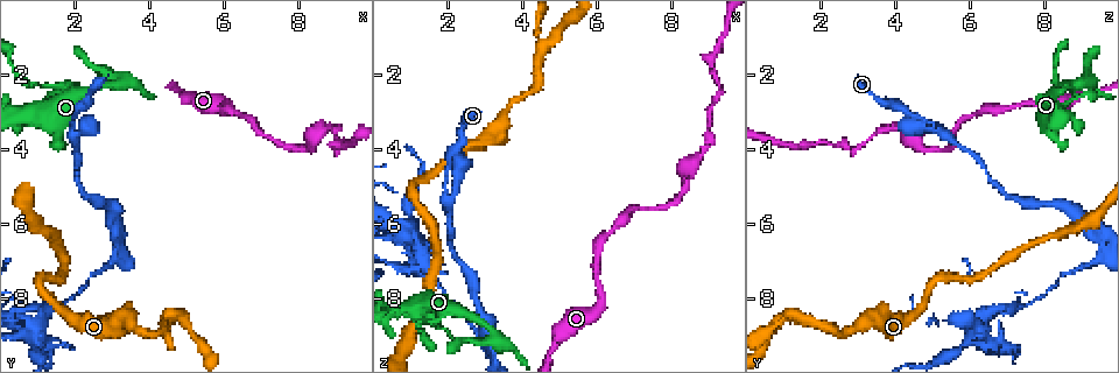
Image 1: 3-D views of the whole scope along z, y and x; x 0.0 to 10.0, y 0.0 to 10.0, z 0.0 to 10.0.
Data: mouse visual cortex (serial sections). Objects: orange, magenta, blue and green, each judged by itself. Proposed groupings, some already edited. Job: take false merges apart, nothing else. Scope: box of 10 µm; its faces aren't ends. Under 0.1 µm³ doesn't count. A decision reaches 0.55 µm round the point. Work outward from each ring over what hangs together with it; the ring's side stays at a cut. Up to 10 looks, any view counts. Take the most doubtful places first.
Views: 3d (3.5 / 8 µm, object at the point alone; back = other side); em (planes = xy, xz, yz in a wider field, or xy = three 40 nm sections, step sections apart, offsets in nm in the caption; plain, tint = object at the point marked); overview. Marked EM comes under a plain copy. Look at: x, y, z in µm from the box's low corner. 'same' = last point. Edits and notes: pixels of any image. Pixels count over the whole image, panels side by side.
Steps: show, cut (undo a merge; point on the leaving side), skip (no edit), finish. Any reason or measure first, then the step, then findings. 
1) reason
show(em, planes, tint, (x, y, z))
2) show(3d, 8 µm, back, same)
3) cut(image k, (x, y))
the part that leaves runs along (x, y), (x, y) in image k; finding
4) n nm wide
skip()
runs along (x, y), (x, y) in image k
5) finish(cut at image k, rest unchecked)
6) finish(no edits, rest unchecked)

three arms meet
show(3d, 3.5 µm, (4.55, 8.50, 1.25))

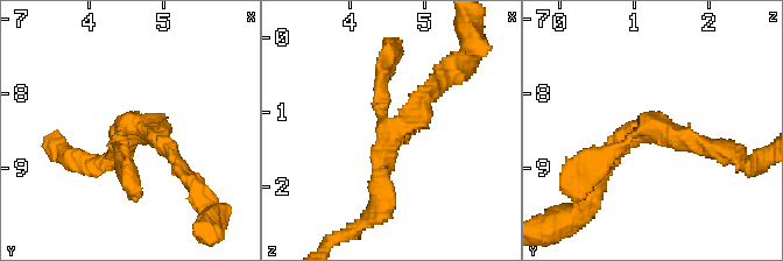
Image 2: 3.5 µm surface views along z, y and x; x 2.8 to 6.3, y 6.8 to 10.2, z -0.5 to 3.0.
arms of 150, 250, 250 nm
skip()
runs along (382, 199), (390, 134), (437, 86) in image 2; all the same cell

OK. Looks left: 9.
branch point
show(3d, 3.5 µm, (1.95, 3.65, 5.30))

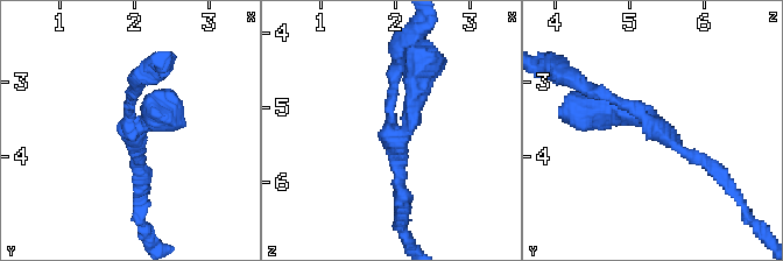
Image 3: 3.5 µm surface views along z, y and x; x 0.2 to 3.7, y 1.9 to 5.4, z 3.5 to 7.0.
3 arms; arms of 150, 200, 250 nm
show(em, xy, step 5, tint, (1.95, 3.60, 5.30))

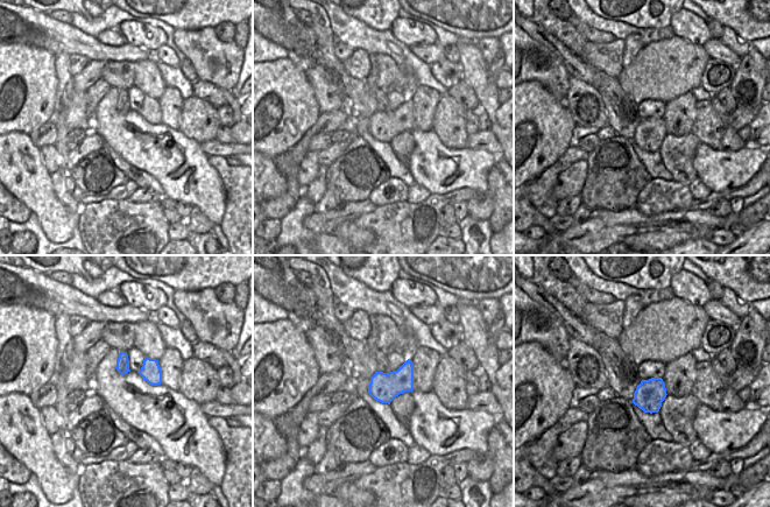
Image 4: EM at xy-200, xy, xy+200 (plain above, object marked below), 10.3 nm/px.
300 nm wide
skip()
runs along (592, 89), (714, 168) in image 3; one cell here

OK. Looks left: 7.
sharp bend
show(3d, 3.5 µm, (0.90, 9.00, 6.35))

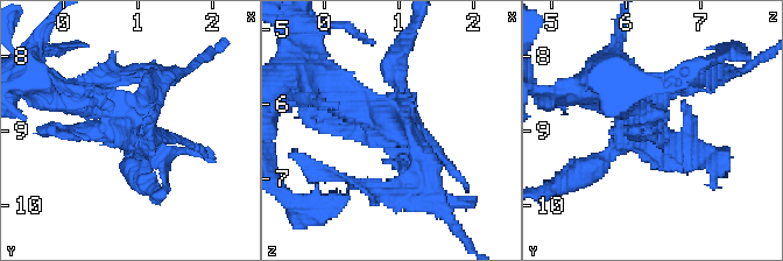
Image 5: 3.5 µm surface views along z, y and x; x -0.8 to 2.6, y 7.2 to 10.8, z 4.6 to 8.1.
cut(image 5, (664, 155))
two cells meet here

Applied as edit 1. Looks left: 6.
redraw
show(overview)

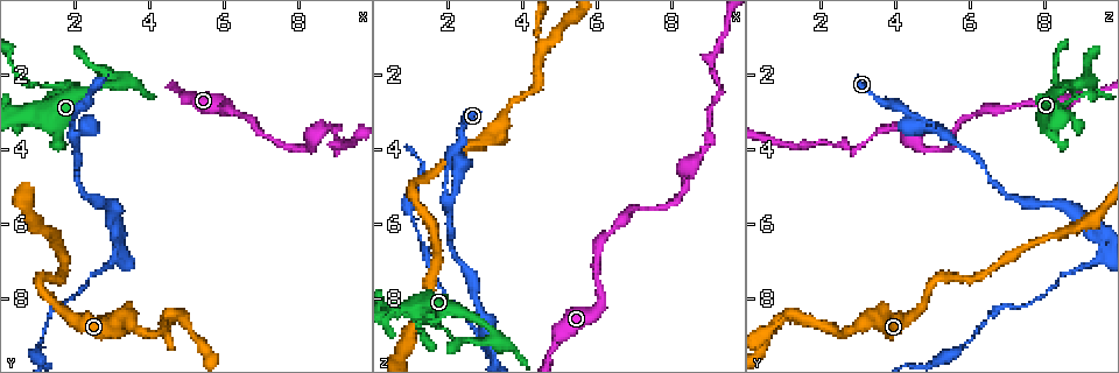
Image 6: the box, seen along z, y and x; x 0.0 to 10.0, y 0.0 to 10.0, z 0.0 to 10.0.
sharp bend
show(3d, 3.5 µm, back, (1.15, 7.45, 5.20))

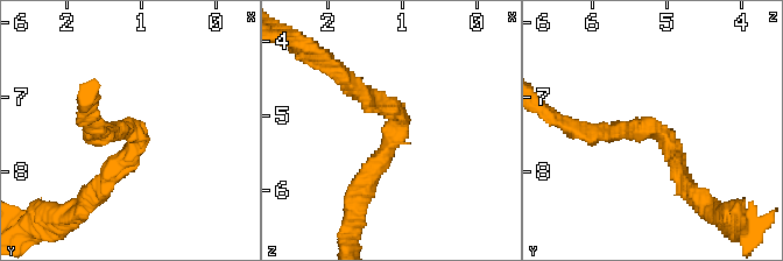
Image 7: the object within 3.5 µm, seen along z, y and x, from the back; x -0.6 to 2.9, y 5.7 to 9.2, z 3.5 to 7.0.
arms of 250, 250 nm
show(em, planes, tint, (1.05, 7.45, 5.15))

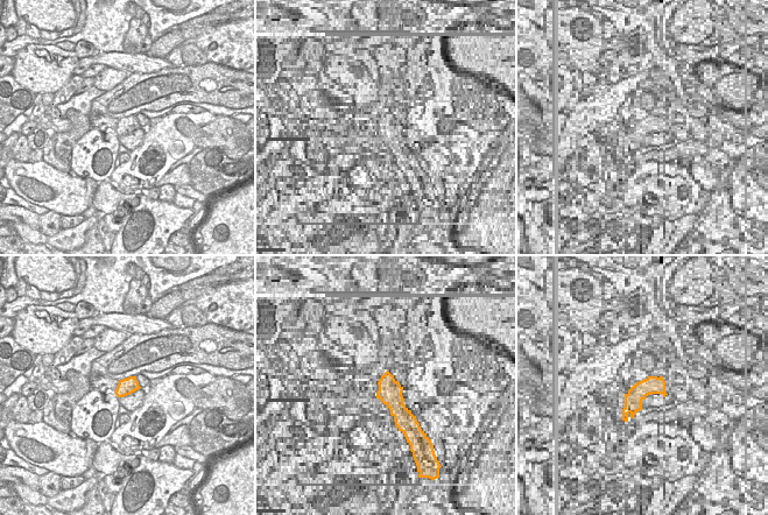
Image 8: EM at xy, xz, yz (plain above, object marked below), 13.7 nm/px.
show(em, xy, step 3, tint, same)

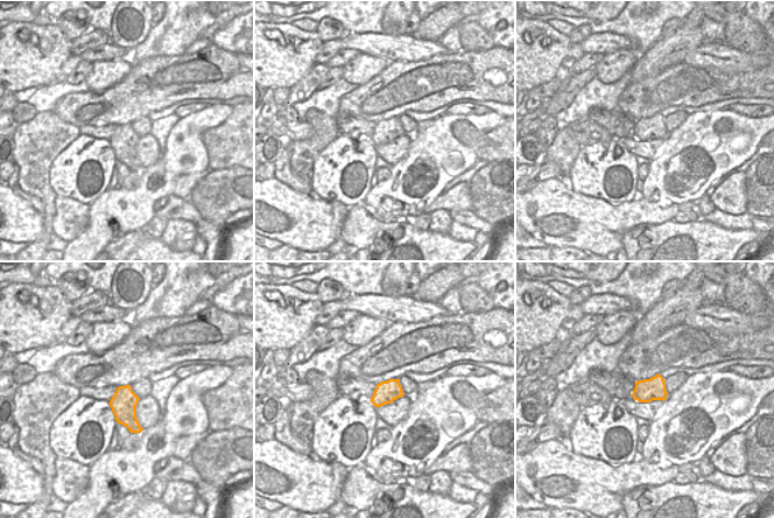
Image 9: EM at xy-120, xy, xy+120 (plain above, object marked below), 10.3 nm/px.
240 nm wide
skip()
runs along (686, 189), (660, 131), (591, 131) in image 7; continuous, no second cell

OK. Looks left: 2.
finish(cut at image 5, rest unchecked)

